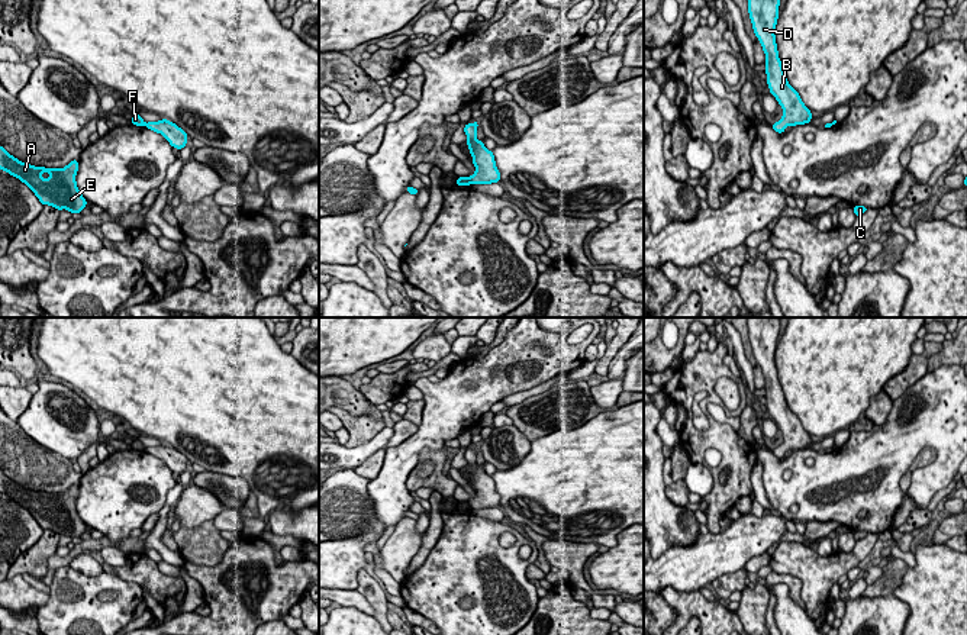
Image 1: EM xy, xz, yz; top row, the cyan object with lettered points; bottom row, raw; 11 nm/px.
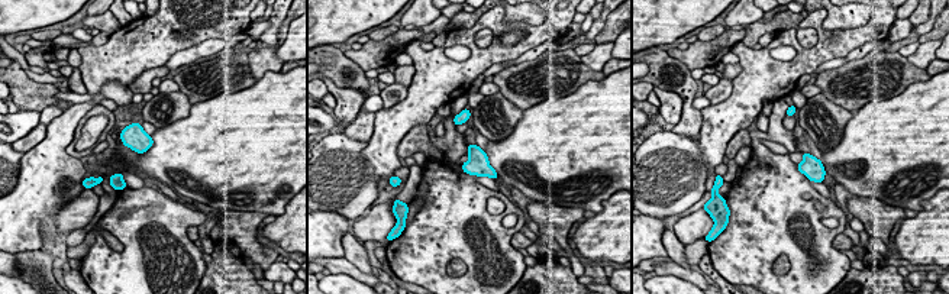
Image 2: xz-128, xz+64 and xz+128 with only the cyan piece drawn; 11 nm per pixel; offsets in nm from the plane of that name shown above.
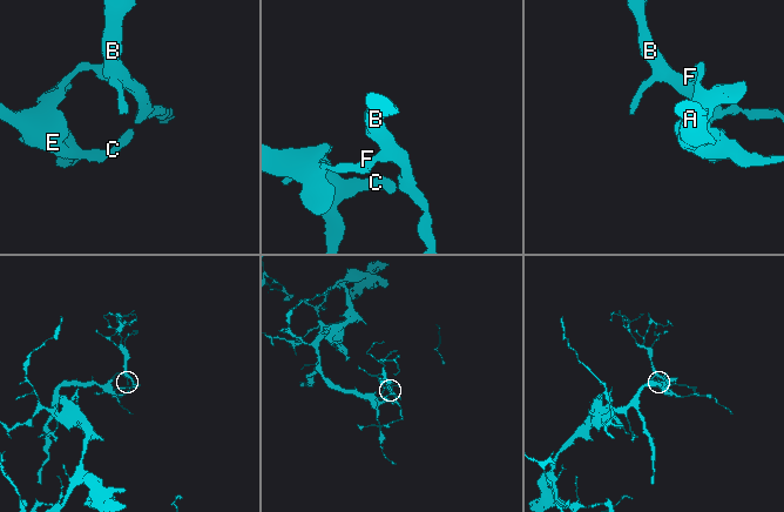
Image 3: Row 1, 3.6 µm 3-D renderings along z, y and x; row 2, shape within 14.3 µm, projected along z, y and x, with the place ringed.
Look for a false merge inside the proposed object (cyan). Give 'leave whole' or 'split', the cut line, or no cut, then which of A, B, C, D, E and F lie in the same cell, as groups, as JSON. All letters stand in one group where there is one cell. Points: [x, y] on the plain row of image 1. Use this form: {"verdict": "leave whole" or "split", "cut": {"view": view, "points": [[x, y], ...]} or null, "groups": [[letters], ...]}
{"verdict": "split", "cut": {"view": "xz", "points": [[467, 502], [471, 508]]}, "groups": [["A", "C", "E", "F"], ["B", "D"]]}

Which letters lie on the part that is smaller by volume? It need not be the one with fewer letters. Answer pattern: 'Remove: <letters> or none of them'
Remove: B, D

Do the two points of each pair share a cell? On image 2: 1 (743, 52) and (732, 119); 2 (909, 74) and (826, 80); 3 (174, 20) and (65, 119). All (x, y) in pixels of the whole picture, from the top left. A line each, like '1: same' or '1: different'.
1: same
2: same
3: same

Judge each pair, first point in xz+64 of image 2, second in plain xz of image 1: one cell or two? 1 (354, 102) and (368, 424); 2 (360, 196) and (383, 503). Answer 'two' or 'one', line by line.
1: one
2: two

